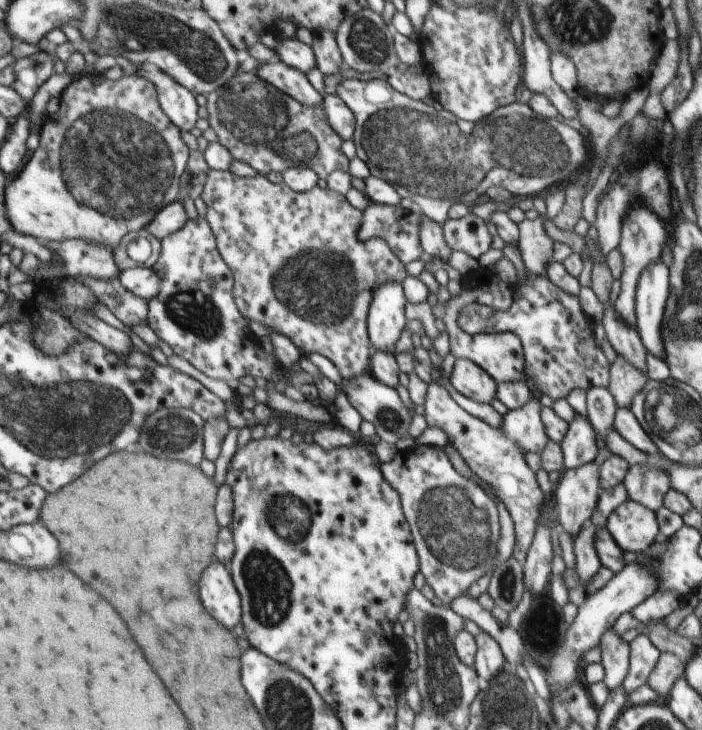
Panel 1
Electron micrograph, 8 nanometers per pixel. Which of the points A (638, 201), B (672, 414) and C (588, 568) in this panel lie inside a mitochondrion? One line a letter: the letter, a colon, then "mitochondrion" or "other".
A: other
B: mitochondrion
C: other

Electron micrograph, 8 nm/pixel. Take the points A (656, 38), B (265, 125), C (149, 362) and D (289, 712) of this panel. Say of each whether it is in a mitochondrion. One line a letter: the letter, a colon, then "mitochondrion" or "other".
A: other
B: mitochondrion
C: other
D: mitochondrion

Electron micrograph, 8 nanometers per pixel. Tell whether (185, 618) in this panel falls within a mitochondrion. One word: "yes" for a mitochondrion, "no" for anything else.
no

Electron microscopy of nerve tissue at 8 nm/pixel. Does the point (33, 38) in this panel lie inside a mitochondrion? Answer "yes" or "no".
no

